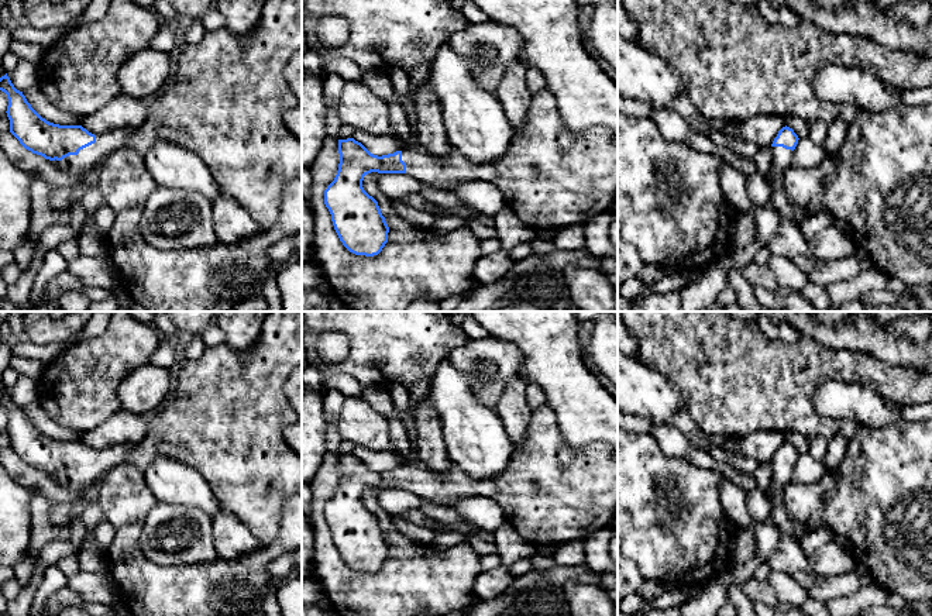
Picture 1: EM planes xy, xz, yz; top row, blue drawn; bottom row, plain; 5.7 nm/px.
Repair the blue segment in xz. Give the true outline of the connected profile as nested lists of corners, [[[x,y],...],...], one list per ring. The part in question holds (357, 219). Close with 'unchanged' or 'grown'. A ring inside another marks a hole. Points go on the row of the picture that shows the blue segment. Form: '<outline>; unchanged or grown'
[[[546,87],[533,96],[525,127],[515,130],[505,155],[488,164],[472,164],[455,148],[439,159],[415,145],[378,156],[354,138],[338,140],[338,154],[338,171],[324,190],[324,204],[340,241],[355,255],[378,255],[388,242],[389,227],[378,202],[362,187],[364,176],[371,172],[406,173],[440,190],[450,190],[467,180],[492,183],[510,210],[533,228],[584,226],[609,211],[618,196],[618,138],[602,127],[580,133],[567,128],[560,117],[557,99]]]; grown

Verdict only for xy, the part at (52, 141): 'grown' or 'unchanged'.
grown

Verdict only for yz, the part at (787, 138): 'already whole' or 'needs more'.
needs more

